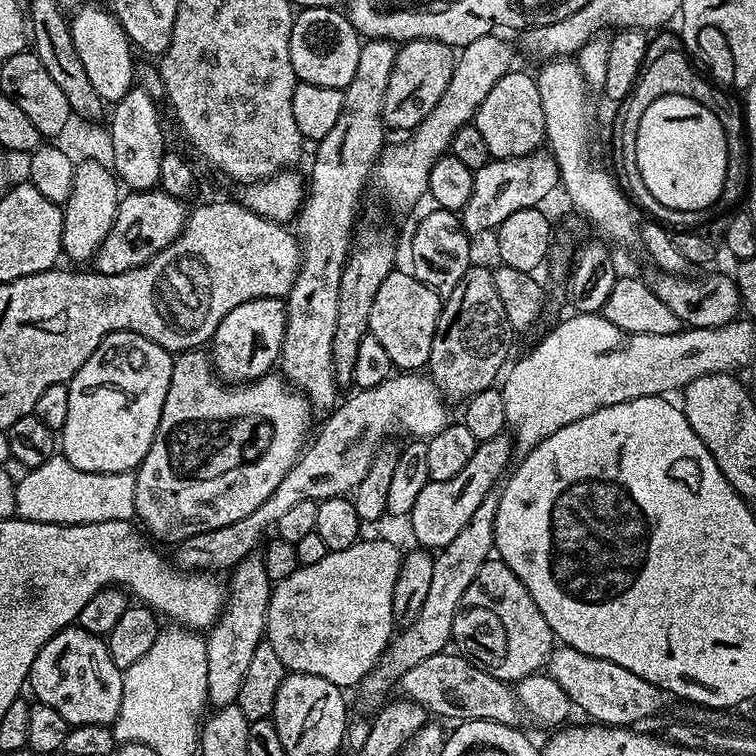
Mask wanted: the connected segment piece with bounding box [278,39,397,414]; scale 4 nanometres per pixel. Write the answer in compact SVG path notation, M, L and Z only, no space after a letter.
M365 39L361 43L358 70L354 70L350 86L343 89L342 114L338 114L338 122L334 122L330 134L315 145L310 195L294 221L294 235L300 242L302 259L298 278L286 297L286 334L282 338L278 368L284 379L292 387L300 389L312 403L313 409L321 414L331 412L338 403L338 385L334 374L338 286L354 243L356 207L360 204L360 195L370 184L376 160L386 147L382 106L386 86L390 86L390 70L394 68L396 50L397 45L391 40Z

